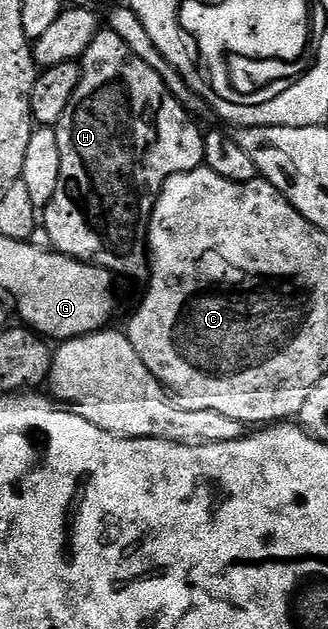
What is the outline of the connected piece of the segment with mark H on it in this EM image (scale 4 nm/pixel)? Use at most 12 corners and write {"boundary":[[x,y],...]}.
{"boundary":[[114,31],[54,129],[51,249],[143,279],[146,216],[204,160]]}

